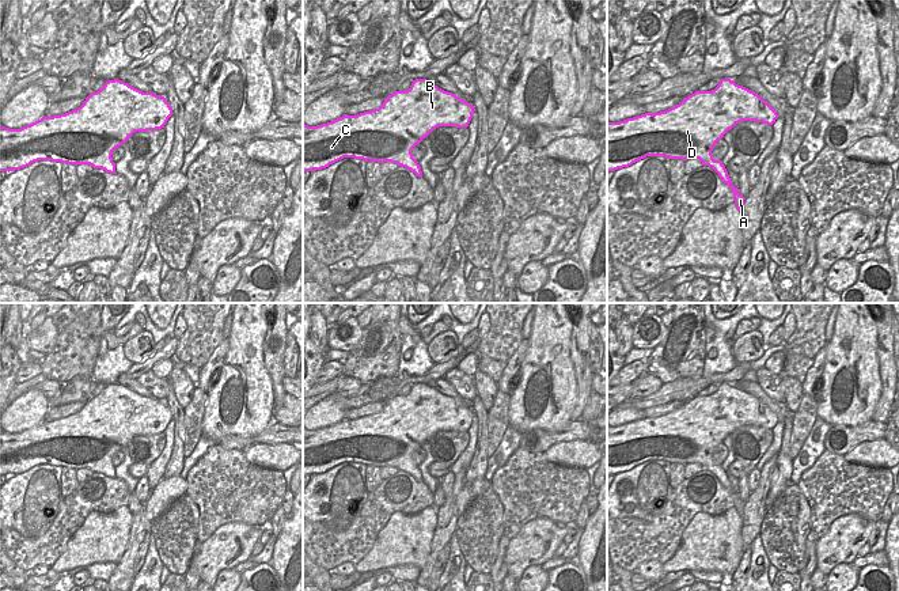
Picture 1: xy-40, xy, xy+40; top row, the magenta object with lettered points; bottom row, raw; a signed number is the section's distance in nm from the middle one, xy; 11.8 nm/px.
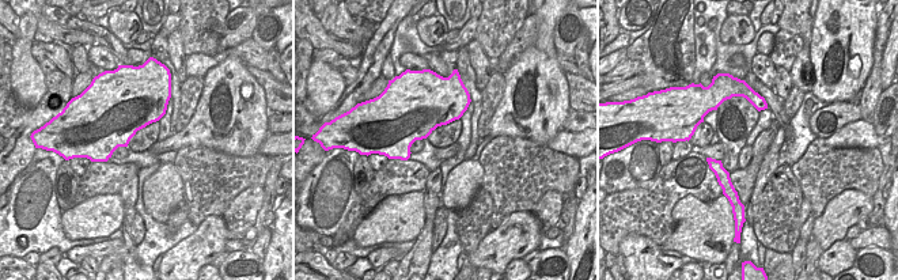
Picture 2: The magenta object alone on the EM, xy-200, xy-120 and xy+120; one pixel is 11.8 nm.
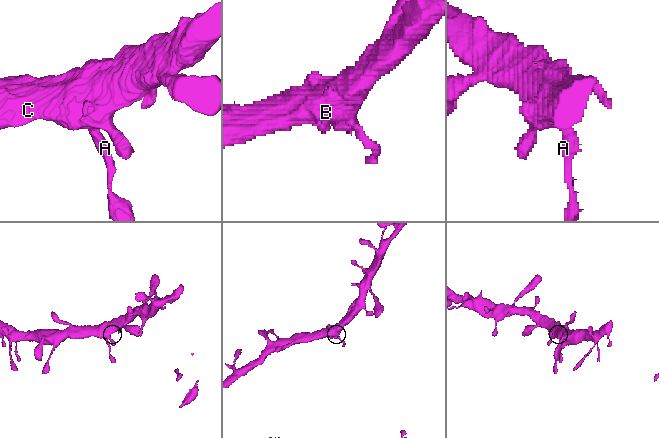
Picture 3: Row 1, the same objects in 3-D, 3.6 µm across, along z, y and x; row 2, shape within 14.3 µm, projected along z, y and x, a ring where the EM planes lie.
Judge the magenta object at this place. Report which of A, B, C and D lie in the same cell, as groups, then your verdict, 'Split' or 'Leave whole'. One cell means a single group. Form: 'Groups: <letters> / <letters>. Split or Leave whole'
Groups: A B C D. Leave whole.

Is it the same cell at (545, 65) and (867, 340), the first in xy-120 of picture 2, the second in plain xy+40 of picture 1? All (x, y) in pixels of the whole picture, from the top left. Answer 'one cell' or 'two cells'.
one cell

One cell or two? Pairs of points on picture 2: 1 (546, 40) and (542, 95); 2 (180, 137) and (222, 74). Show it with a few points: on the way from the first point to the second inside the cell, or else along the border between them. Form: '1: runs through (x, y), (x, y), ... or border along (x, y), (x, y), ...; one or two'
1: runs through (544, 53), (542, 82); one
2: runs through (197, 127), (205, 114), (205, 103), (211, 91); one

